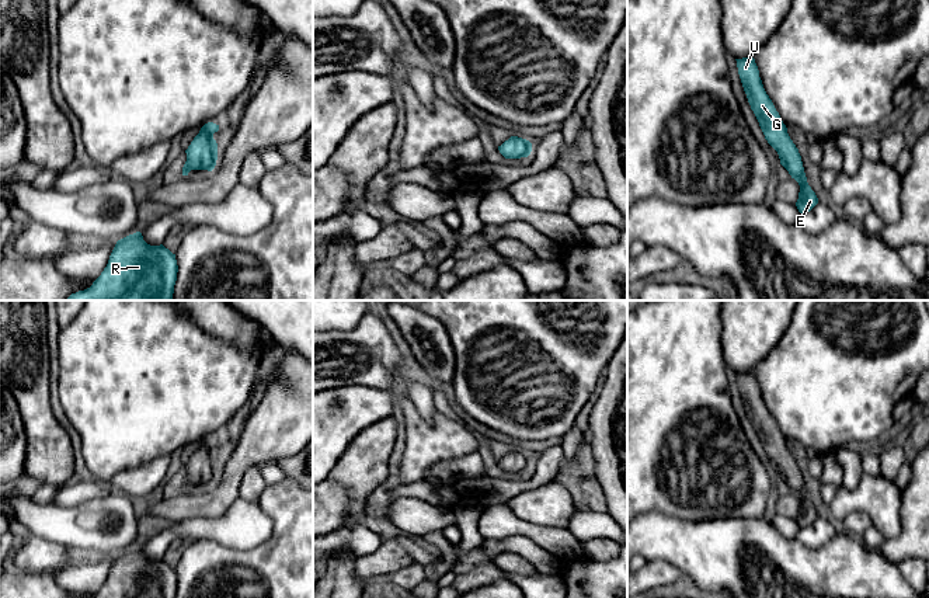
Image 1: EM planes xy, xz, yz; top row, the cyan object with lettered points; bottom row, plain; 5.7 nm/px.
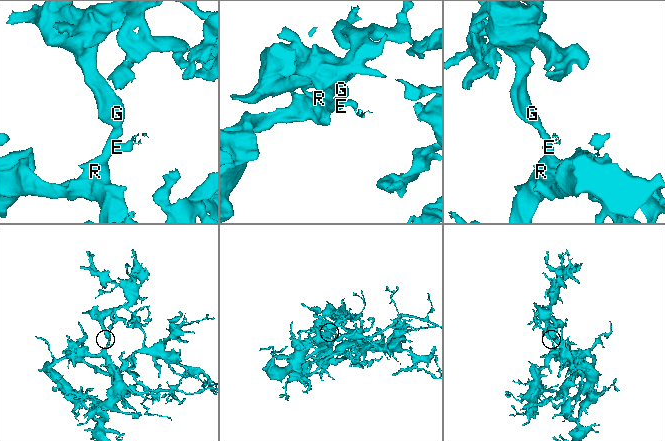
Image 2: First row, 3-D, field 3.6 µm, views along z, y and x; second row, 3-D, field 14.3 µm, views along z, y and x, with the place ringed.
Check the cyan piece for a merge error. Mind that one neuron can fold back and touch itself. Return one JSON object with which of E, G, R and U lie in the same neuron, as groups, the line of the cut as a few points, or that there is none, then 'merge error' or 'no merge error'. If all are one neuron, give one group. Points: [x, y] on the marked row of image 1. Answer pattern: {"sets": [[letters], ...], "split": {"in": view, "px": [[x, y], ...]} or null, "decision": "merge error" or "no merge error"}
{"sets": [["E", "G", "R", "U"]], "split": null, "decision": "no merge error"}

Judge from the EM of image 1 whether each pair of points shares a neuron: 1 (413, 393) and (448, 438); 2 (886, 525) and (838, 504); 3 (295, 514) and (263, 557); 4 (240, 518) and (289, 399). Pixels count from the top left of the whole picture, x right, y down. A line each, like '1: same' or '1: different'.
1: different
2: same
3: same
4: different

